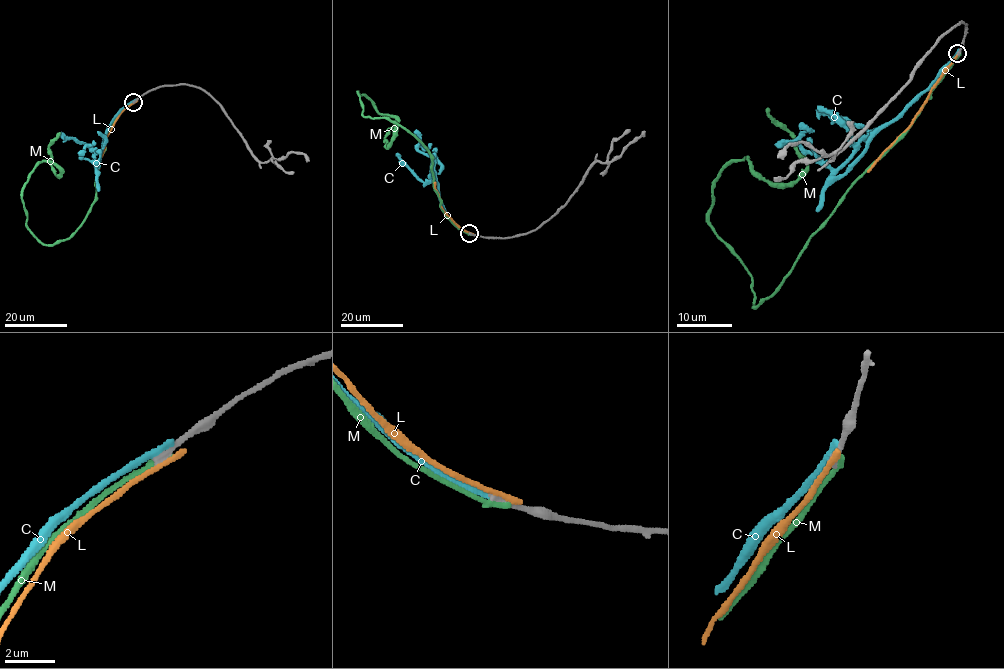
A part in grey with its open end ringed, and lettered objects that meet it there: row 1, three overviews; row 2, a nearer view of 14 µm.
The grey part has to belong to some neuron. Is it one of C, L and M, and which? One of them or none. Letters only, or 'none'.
none

